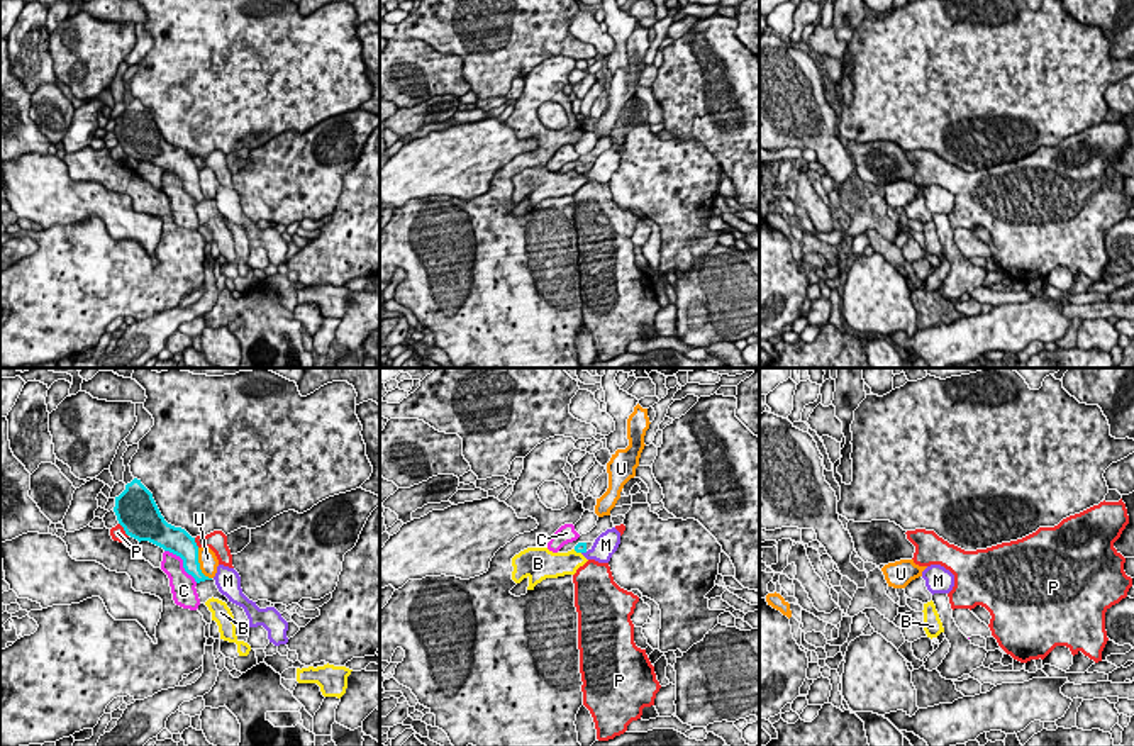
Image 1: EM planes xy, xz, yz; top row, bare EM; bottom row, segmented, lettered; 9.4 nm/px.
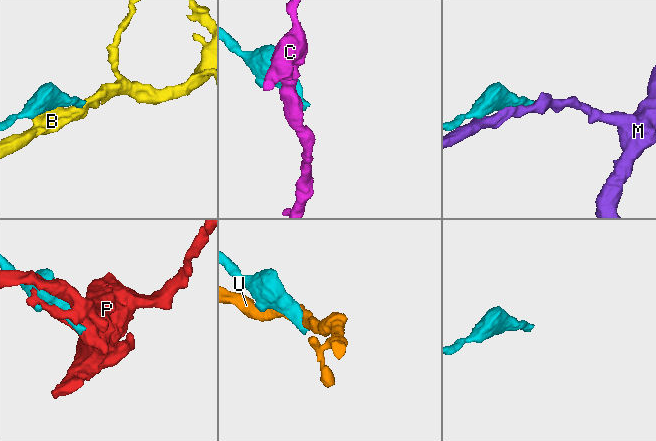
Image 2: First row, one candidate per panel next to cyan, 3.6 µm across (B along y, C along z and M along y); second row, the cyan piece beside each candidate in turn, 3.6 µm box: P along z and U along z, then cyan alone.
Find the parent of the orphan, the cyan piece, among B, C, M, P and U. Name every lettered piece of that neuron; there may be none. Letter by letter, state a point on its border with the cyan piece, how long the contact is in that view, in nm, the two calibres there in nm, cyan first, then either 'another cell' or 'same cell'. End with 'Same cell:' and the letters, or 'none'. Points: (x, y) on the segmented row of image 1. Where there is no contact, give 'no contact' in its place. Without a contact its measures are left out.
B: contact xz (577, 551); length 90 nm; calibres 100 and 240 nm; another cell
C: contact xy (183, 563); length 440 nm; calibres 260 and 240 nm; another cell
M: contact xz (583, 551); length 70 nm; calibres 100 and 220 nm; another cell
P: contact xy (124, 529); length 170 nm; calibres 400 and 140 nm; another cell
U: contact xy (199, 565); length 340 nm; calibres 240 and 170 nm; another cell
Same cell: none

